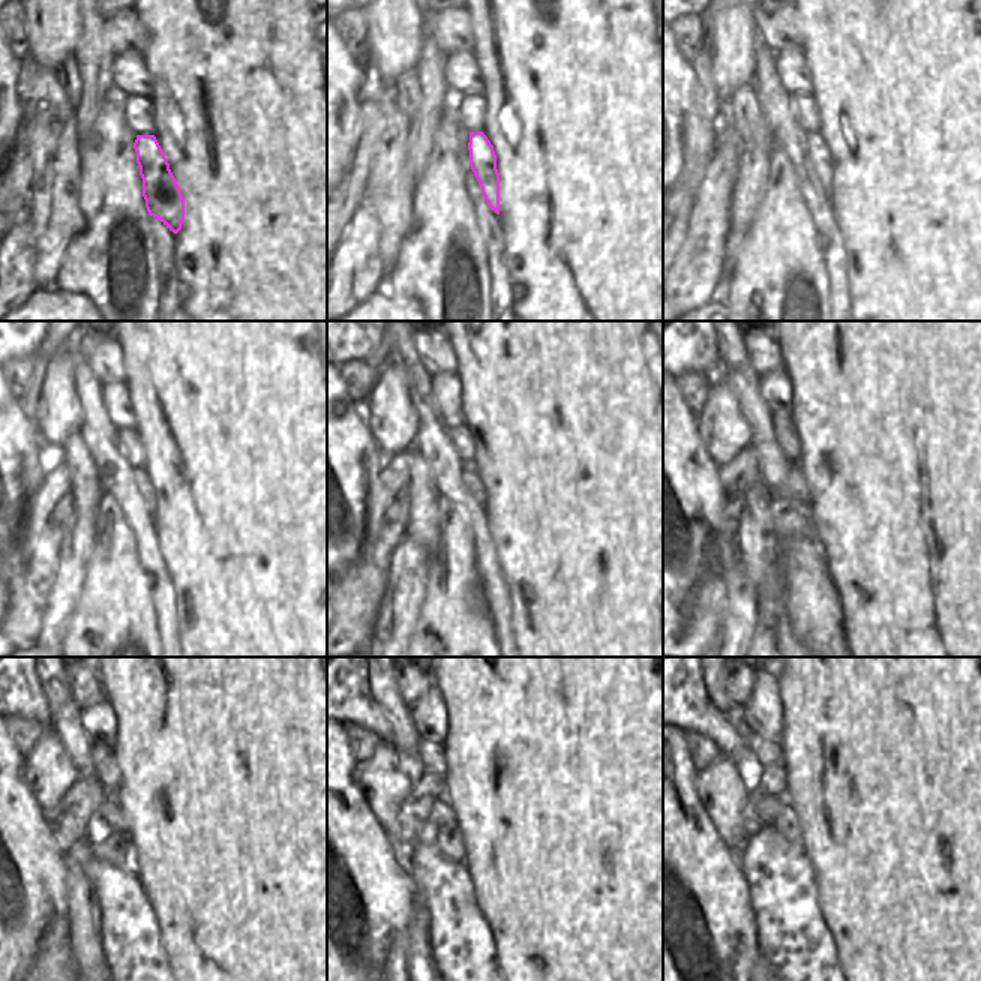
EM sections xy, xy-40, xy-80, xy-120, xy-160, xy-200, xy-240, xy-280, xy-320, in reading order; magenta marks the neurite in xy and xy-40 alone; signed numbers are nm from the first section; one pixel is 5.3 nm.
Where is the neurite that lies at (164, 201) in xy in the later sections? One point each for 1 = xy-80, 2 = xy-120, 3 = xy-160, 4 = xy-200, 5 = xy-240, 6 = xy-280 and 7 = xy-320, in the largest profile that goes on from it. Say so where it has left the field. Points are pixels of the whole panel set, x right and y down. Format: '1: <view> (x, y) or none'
1: xy-80 (819, 155)
2: xy-120 (144, 486)
3: xy-160 (473, 482)
4: xy-200 (795, 486)
5: xy-240 (110, 815)
6: xy-280 (441, 813)
7: xy-320 (767, 810)

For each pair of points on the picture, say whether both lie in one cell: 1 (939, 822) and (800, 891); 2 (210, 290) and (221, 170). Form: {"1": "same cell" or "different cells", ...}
{"1": "different cells", "2": "same cell"}

